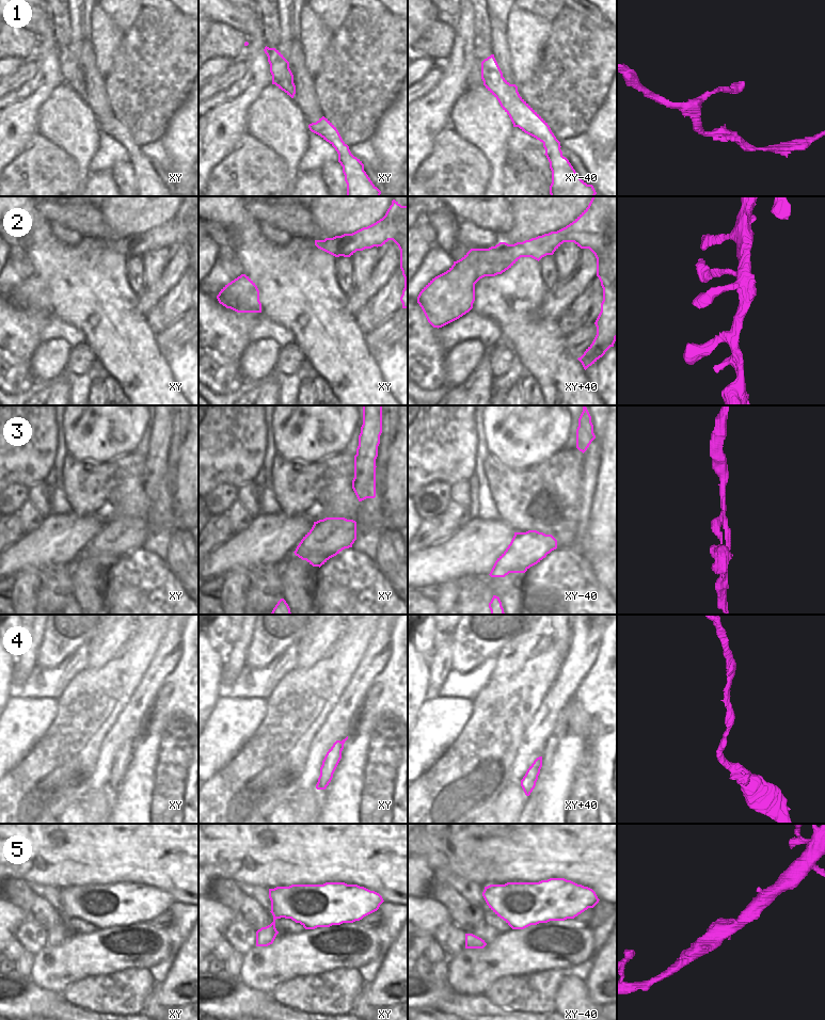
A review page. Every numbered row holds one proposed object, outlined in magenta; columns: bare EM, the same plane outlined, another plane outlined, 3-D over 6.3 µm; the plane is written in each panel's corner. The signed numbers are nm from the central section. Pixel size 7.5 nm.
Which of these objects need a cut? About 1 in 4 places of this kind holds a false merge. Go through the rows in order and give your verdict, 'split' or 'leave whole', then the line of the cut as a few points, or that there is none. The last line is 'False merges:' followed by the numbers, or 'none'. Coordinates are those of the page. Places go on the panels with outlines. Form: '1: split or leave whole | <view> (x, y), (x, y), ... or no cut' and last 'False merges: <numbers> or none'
1: leave whole | no cut
2: leave whole | no cut
3: split | xy (355, 536), (343, 536), (336, 540)
4: leave whole | no cut
5: leave whole | no cut
False merges: 3

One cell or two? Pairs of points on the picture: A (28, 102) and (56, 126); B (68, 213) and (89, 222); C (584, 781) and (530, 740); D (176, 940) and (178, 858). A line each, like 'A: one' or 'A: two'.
A: two
B: one
C: two
D: two

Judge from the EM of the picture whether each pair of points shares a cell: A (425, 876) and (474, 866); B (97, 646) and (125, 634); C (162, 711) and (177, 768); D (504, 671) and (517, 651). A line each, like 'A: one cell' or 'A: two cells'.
A: two cells
B: one cell
C: one cell
D: one cell

